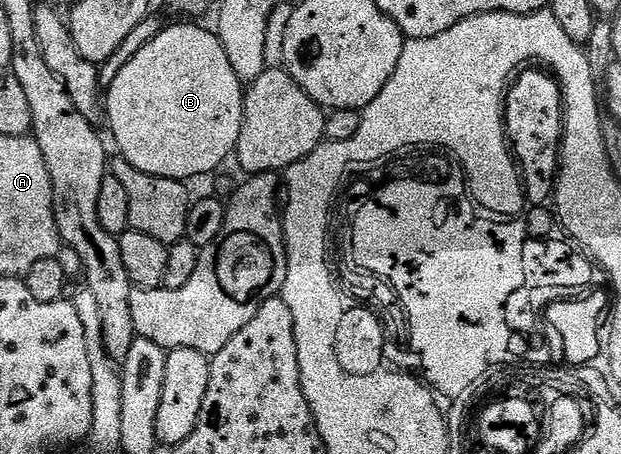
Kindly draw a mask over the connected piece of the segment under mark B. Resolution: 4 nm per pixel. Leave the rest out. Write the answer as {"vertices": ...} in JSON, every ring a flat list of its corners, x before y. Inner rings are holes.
{"vertices":[[178,22,182,24,174,24,163,27,160,34,156,34,156,38,152,38,152,42,148,42,148,46,144,46,144,50,140,50,140,54,136,54,136,58,132,58,132,62,128,62,128,66,124,66,124,70,120,70,120,74,116,74,116,82,112,82,112,86,105,89,104,92,104,120,110,123,110,132,114,135,114,140,118,143,121,159,126,160,136,170,140,170,149,176,159,176,165,180,180,180,190,182,193,176,206,176,209,172,214,172,226,159,235,155,238,147,238,139,240,138,240,130,242,129,242,106,244,103,244,84,238,80,235,70,232,70,232,63,228,60,225,48,222,45,221,38,217,31,201,28,198,22]]}

